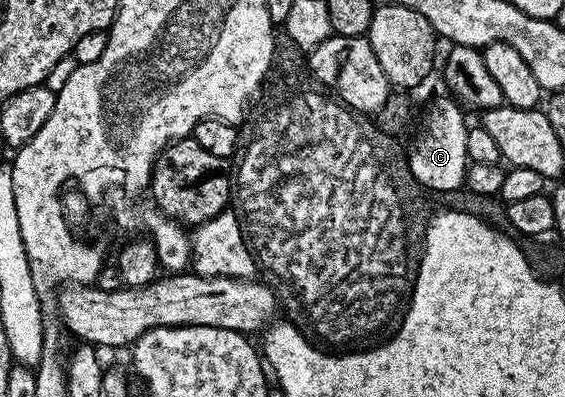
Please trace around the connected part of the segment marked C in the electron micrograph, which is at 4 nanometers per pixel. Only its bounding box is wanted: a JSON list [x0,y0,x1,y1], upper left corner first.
[409,100,469,193]

